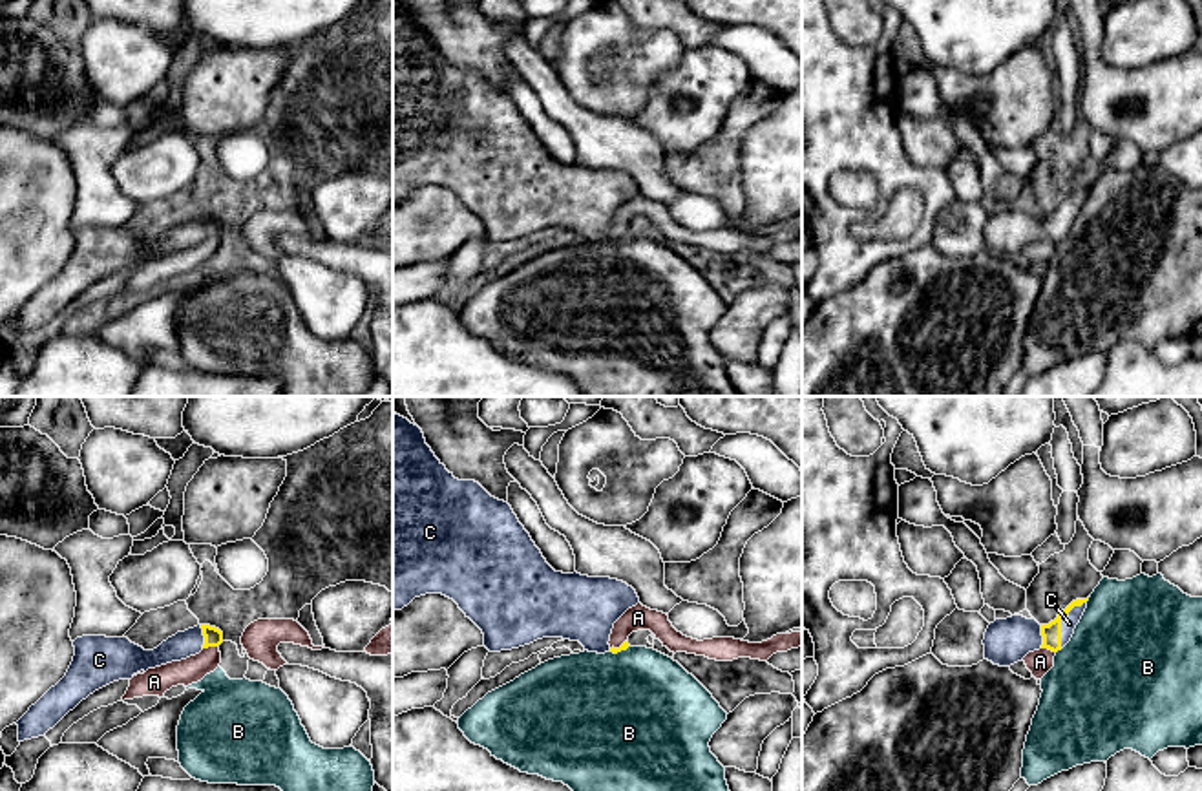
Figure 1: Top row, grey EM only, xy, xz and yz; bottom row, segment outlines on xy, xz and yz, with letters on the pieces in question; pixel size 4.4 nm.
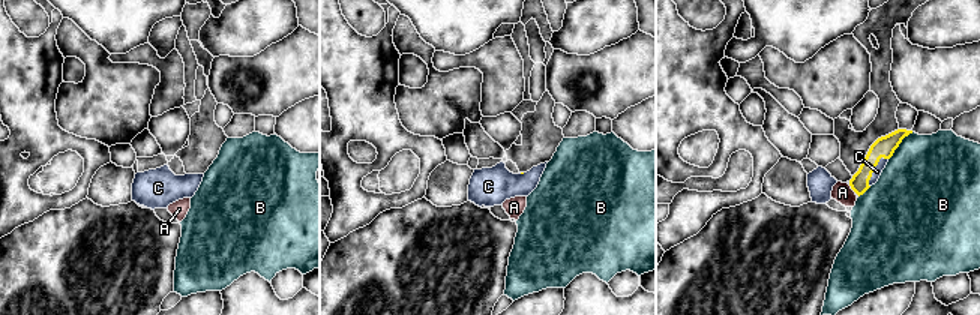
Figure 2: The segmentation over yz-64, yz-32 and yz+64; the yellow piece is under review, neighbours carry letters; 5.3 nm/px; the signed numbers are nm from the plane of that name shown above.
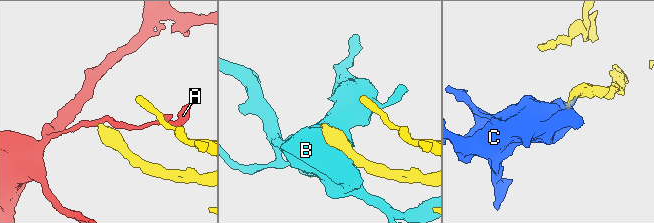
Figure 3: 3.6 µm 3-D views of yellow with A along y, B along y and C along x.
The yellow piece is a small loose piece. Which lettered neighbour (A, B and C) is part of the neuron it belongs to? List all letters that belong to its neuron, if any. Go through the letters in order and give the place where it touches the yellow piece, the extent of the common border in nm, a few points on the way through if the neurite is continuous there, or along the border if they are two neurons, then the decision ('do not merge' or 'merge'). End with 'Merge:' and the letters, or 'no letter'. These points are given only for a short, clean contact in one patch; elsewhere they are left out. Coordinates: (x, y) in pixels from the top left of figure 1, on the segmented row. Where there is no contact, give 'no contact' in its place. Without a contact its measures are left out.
A: xy (210, 645) | 70 nm | along xy (218, 645), (203, 649) | do not merge
B: yz (1058, 649) | 40 nm | do not merge
C: yz (1060, 622) | 240 nm | across yz (1051, 632), (1060, 622), (1069, 623) | merge
Merge: C

